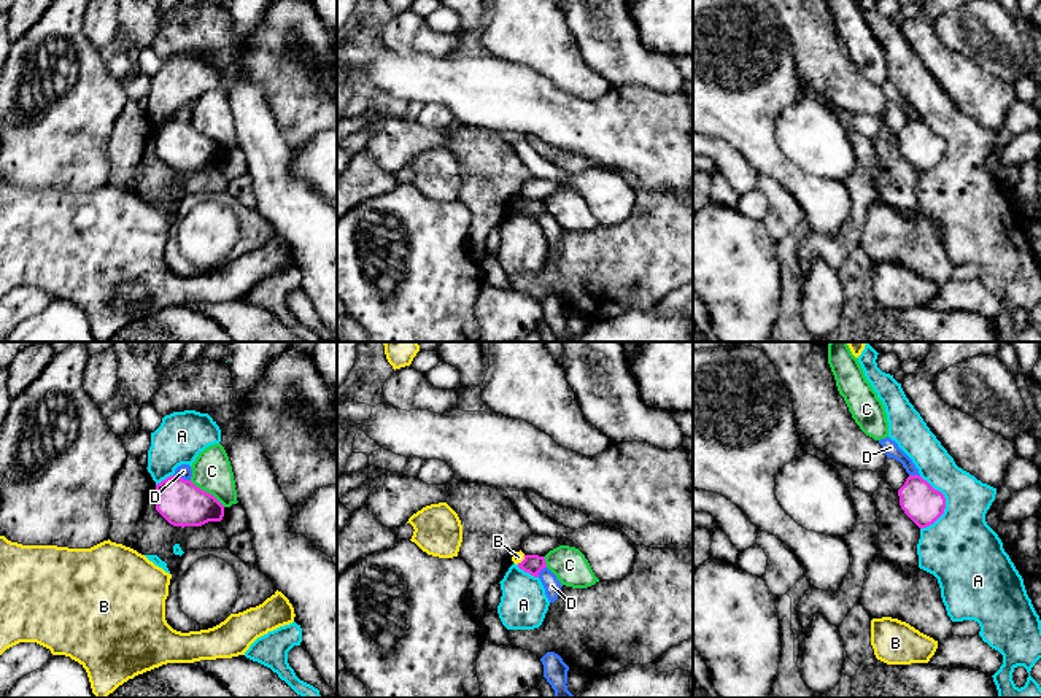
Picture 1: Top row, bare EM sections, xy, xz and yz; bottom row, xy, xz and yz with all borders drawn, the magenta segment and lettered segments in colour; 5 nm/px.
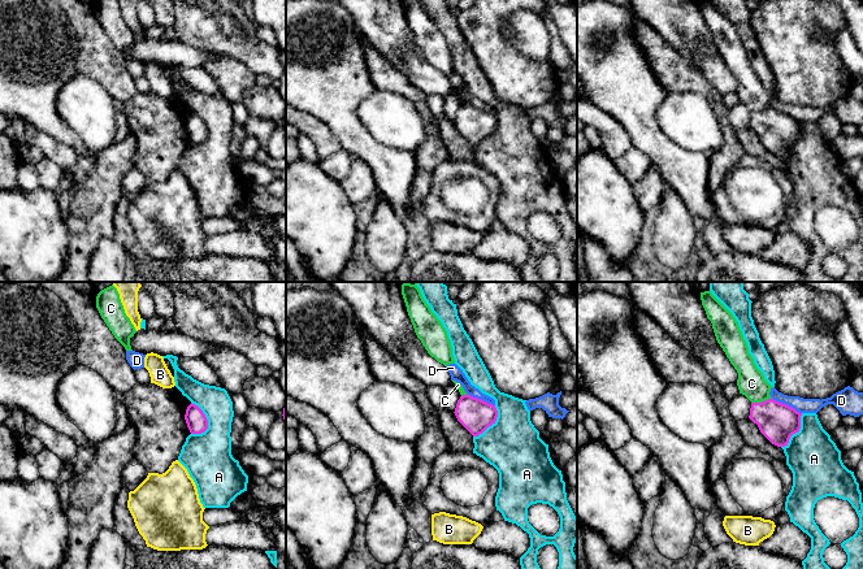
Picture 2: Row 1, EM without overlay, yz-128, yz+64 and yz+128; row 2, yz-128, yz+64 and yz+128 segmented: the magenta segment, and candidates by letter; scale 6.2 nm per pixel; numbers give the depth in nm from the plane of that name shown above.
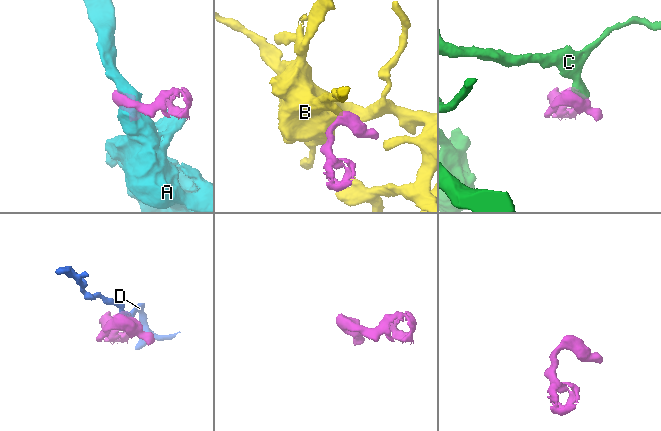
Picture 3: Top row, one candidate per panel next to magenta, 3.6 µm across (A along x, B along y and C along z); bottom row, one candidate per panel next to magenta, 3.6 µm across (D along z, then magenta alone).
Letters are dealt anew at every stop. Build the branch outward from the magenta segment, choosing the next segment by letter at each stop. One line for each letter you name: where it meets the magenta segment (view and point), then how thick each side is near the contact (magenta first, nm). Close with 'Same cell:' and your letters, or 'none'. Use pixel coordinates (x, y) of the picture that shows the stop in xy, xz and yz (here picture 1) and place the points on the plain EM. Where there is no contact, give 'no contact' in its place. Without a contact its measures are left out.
Same cell: none

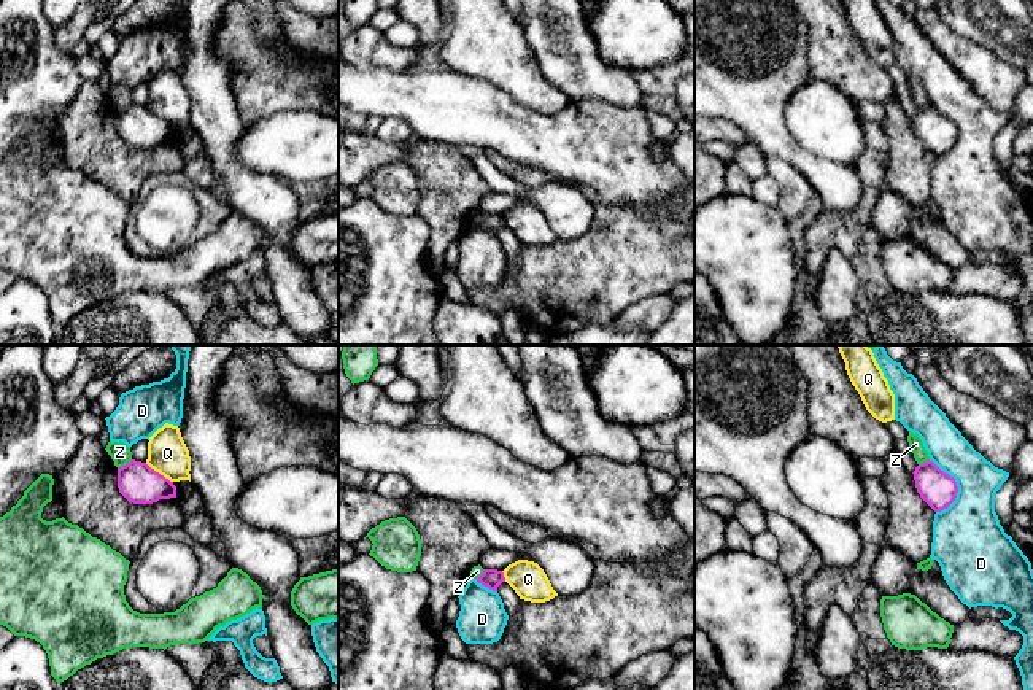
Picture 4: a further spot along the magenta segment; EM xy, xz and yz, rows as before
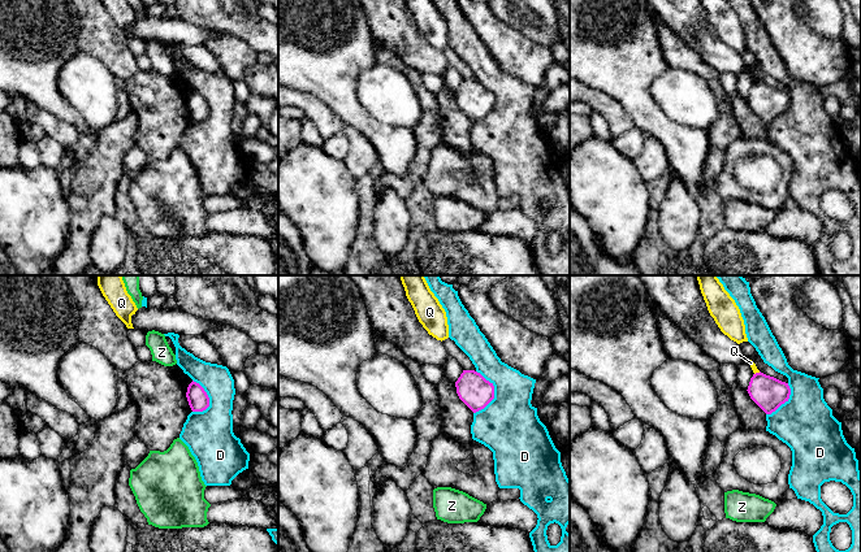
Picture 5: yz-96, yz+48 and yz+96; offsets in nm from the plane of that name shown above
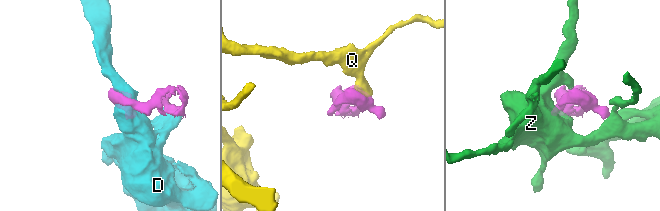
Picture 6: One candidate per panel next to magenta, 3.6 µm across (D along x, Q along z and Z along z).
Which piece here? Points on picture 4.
Same cell: none

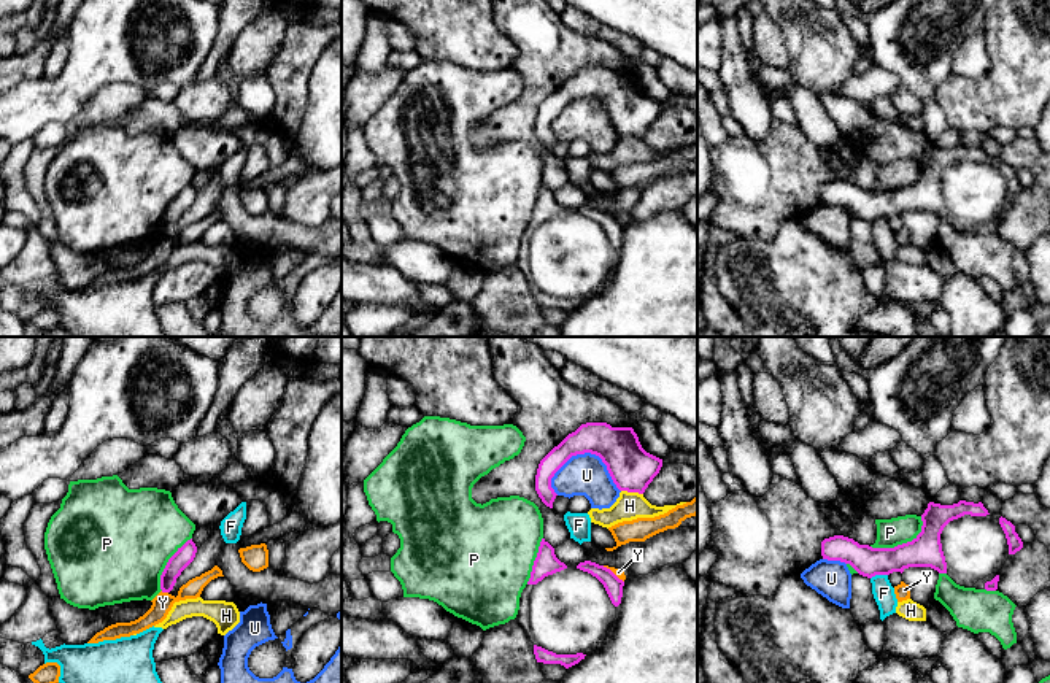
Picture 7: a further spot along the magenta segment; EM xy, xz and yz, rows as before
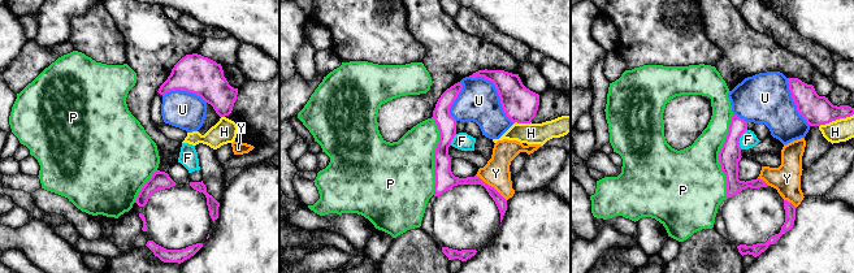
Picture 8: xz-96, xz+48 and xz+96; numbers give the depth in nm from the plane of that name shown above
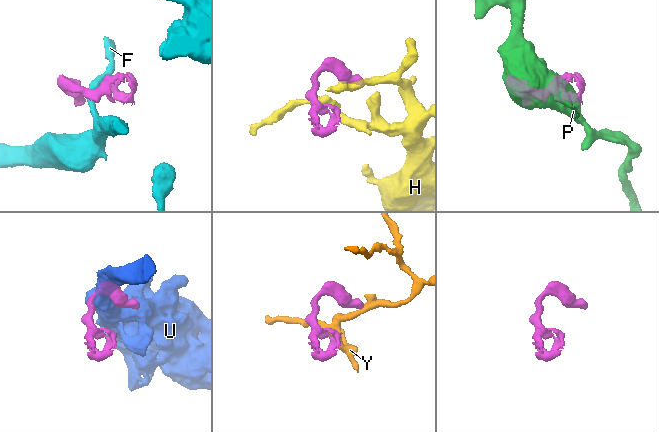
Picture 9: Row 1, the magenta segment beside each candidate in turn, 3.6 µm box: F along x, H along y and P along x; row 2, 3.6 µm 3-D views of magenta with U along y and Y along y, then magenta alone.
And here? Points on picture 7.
Same cell: none

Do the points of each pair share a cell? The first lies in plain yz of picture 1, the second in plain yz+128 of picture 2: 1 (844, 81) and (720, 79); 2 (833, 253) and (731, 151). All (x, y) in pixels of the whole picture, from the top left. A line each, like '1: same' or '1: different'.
1: same
2: same

